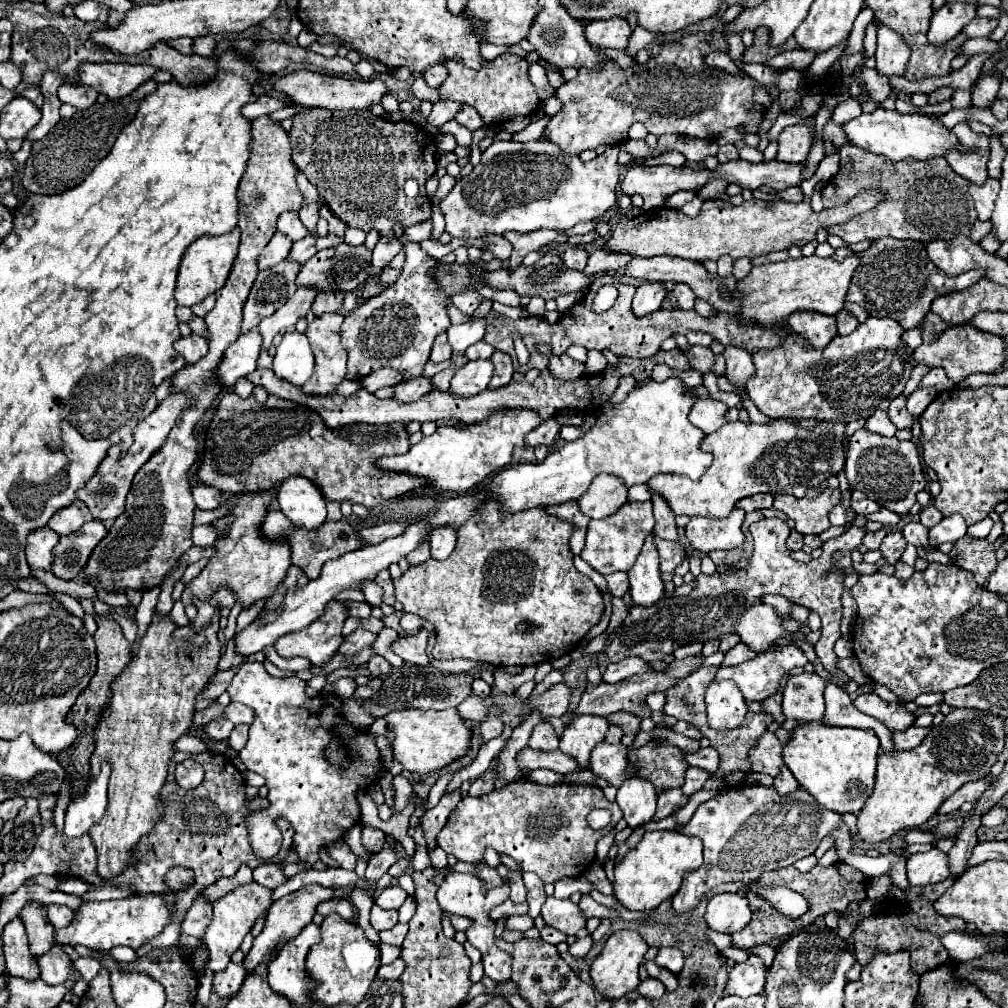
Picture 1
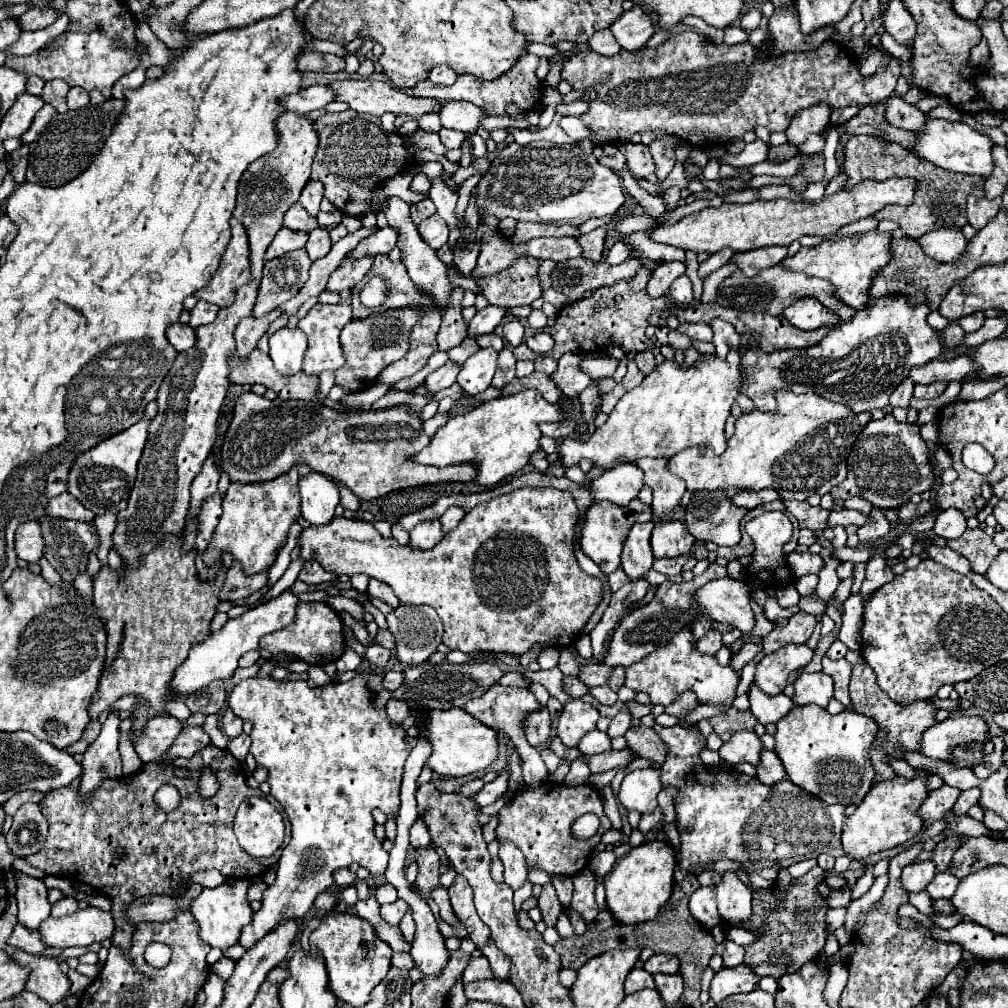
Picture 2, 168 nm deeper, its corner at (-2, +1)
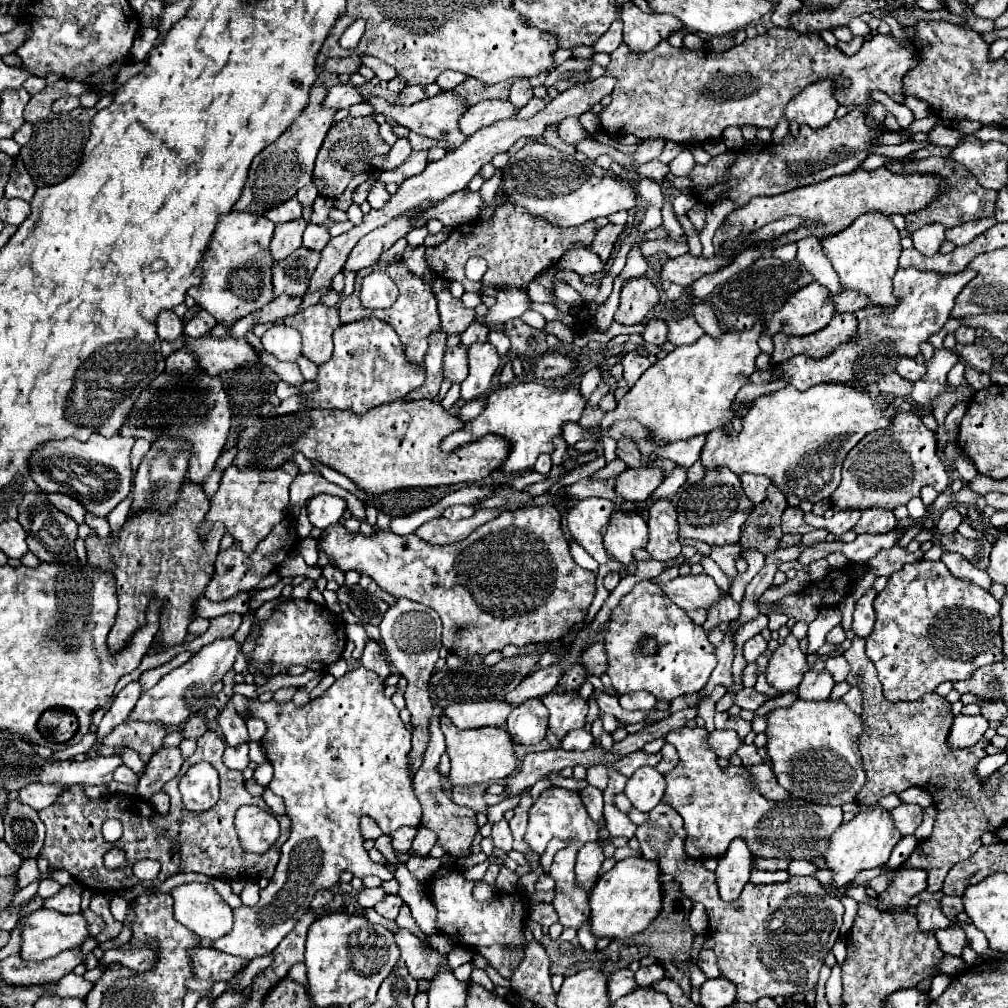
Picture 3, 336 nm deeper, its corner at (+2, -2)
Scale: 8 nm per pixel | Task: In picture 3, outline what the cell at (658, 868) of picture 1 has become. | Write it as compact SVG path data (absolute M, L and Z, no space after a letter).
M630 856L614 864L614 868L602 874L590 892L590 924L592 934L598 938L628 938L642 932L662 908L658 860L644 856Z

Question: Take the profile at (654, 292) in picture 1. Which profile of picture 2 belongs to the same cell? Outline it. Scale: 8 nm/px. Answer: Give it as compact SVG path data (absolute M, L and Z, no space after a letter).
M670 261L670 263L662 263L658 269L654 269L652 273L652 279L648 281L648 293L650 297L662 297L668 293L670 289L670 283L684 275L686 271L686 265L680 263L680 261Z

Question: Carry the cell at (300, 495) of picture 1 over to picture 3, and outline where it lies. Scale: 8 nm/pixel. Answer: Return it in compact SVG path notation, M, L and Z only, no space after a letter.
M316 494L306 502L308 518L320 530L324 530L330 524L336 524L344 514L344 510L346 510L346 502L330 494Z

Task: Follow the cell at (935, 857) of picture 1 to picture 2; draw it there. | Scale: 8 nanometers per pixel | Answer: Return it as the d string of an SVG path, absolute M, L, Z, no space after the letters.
M922 861L922 863L914 863L914 865L906 865L902 871L902 887L910 893L918 893L922 889L926 889L926 885L934 879L936 875L936 867L932 861Z

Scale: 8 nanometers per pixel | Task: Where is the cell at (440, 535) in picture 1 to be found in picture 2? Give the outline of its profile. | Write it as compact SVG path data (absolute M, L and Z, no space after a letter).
M454 505L454 507L448 507L446 509L446 513L440 517L440 521L442 521L442 529L448 533L448 531L452 531L460 521L462 521L462 517L466 515L466 511L462 509L462 507L458 507L458 505Z

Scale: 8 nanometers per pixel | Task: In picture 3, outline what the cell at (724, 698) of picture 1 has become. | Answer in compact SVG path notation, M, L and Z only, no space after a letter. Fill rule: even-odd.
M648 580L640 582L634 586L634 590L630 594L626 594L622 598L622 602L614 608L612 618L608 622L606 628L606 650L608 650L608 660L610 660L610 668L608 668L608 676L612 678L612 686L616 688L618 694L626 694L626 692L636 692L636 690L646 690L650 694L656 696L656 700L666 700L670 702L676 696L682 694L696 694L704 688L704 684L710 678L710 672L716 668L716 654L714 654L714 646L710 644L706 632L702 630L702 626L696 626L686 612L682 612L682 608L678 608L664 592L658 584L650 584ZM642 636L650 636L658 640L658 652L652 656L642 656L638 650L638 640Z

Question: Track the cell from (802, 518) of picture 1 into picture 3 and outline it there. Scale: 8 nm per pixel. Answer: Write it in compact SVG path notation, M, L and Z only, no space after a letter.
M788 506L782 514L782 530L784 532L796 532L796 534L806 534L812 530L812 526L808 526L804 522L804 512L798 506Z

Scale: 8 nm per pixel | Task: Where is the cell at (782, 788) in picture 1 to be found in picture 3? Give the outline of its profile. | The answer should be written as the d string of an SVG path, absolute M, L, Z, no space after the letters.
M742 744L742 748L738 748L736 754L742 758L742 764L744 764L746 768L752 768L752 766L756 766L756 764L768 762L768 760L764 760L764 758L758 754L758 748L756 748L754 744L752 744L752 746Z

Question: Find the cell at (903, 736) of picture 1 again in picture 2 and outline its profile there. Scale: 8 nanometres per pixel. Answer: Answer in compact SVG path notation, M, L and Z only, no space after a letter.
M960 715L950 717L942 723L932 725L924 731L922 753L932 759L950 761L954 745L962 743L986 743L990 739L990 727L980 715Z

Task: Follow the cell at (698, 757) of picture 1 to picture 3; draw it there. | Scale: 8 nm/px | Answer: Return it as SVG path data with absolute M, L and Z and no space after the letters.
M716 686L710 696L706 696L698 707L698 716L702 717L705 721L705 729L708 732L712 732L715 729L714 726L714 715L716 703L725 695L727 692L723 686Z

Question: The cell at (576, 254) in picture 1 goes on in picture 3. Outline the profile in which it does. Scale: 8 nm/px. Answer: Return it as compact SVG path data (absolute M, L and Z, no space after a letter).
M606 224L602 230L596 232L594 242L590 244L590 250L594 254L600 256L602 262L606 262L610 258L610 252L614 250L614 244L618 240L618 236L624 232L624 226L614 226L614 224Z

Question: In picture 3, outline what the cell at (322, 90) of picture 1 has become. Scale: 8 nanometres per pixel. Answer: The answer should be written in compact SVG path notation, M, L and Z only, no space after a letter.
M452 90L440 92L438 96L428 98L428 100L422 100L422 102L416 102L412 106L390 104L382 96L366 96L364 102L372 104L374 114L382 114L382 116L394 120L396 124L402 124L402 126L406 126L406 128L410 128L410 130L414 130L414 132L418 132L422 136L428 136L432 140L444 140L444 142L448 142L452 149L447 150L447 153L456 150L466 140L462 136L462 132L458 132L458 116L462 116L462 112L466 110L466 102L462 102L460 96L454 96Z

